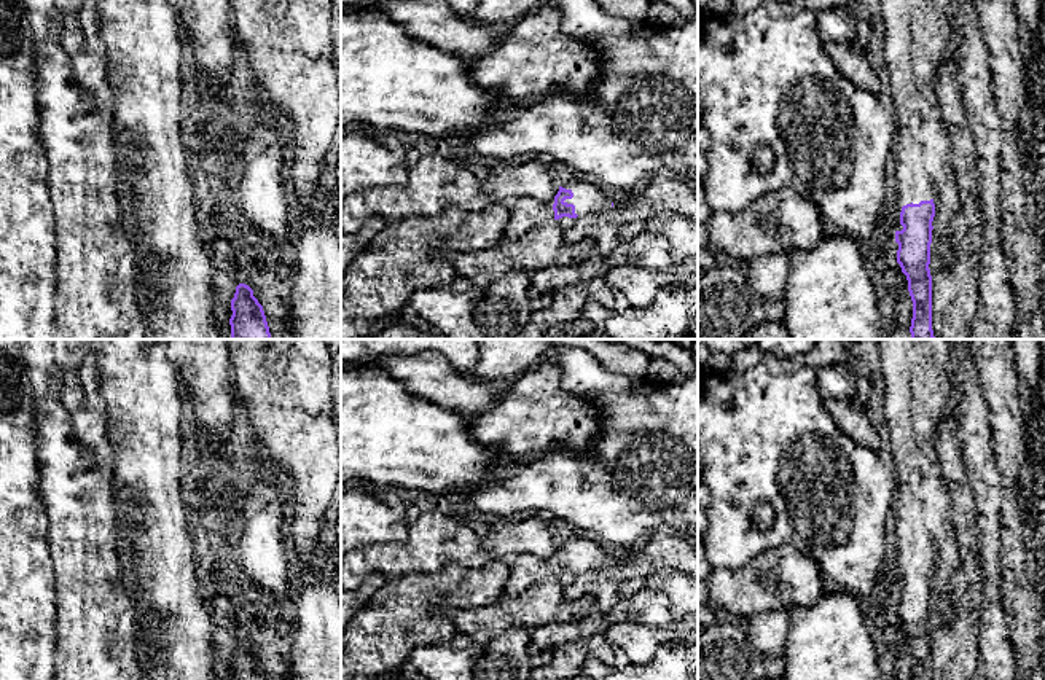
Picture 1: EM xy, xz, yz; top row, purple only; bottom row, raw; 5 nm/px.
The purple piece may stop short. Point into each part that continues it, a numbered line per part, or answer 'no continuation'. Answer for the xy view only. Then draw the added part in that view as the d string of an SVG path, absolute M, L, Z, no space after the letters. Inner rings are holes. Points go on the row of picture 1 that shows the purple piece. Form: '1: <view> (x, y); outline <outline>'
no continuation

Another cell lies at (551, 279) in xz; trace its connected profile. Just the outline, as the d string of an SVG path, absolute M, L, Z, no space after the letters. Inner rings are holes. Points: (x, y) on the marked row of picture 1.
M594 258L570 266L551 266L530 274L529 293L554 293L567 285L580 283L593 277L596 277Z

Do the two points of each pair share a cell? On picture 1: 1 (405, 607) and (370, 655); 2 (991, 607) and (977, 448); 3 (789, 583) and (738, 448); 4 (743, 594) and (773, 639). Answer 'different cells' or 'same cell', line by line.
1: same cell
2: same cell
3: different cells
4: different cells

